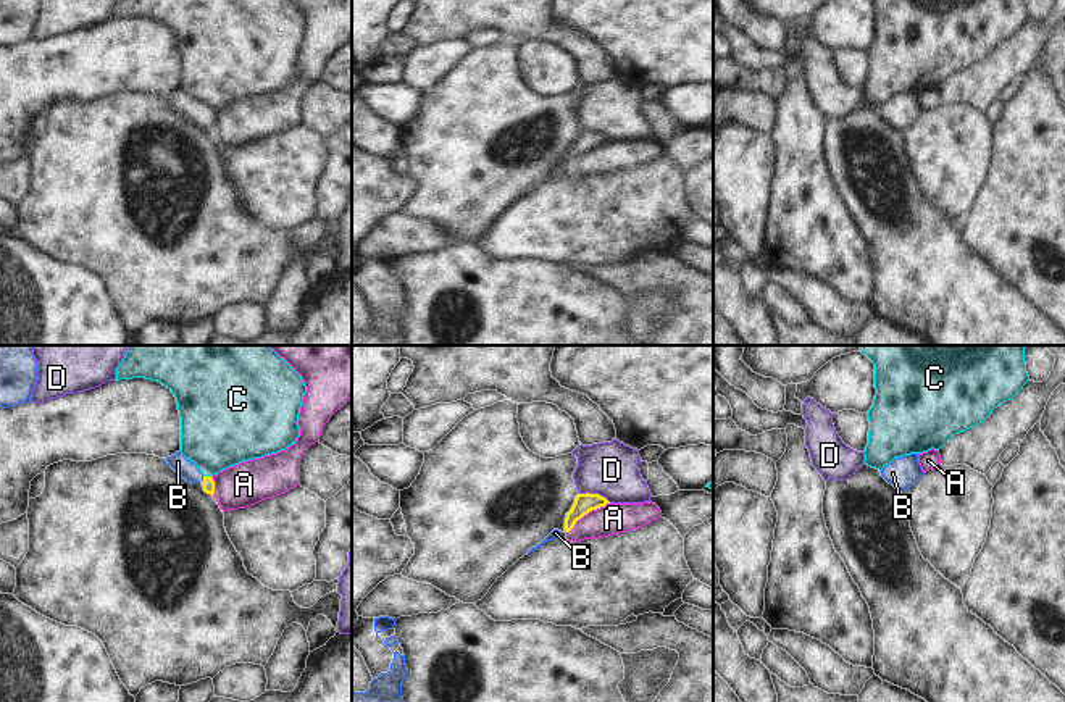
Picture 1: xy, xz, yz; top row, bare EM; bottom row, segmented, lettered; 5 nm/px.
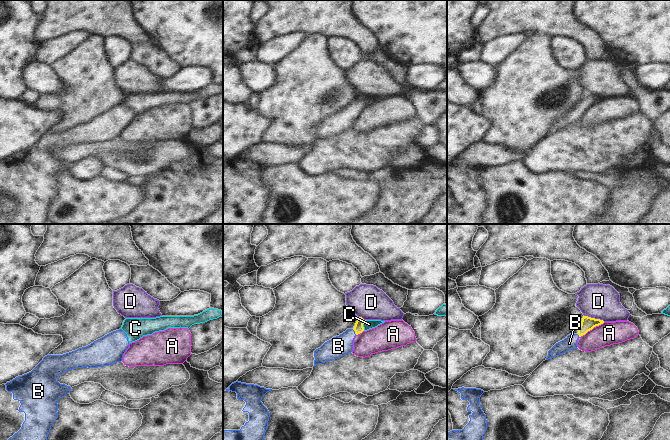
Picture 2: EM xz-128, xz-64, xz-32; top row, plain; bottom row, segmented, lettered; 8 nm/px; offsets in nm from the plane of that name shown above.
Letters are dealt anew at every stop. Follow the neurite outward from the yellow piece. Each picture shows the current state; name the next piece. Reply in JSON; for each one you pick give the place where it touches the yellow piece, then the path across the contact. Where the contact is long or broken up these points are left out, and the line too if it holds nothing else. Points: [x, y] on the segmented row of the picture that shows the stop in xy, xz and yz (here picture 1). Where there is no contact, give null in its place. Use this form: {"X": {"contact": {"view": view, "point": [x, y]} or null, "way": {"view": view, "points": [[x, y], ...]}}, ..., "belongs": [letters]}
{"B": {"contact": {"view": "xy", "point": [204, 480]}, "way": {"view": "xy", "points": [[208, 484], [204, 480], [178, 462]]}}, "belongs": ["B"]}

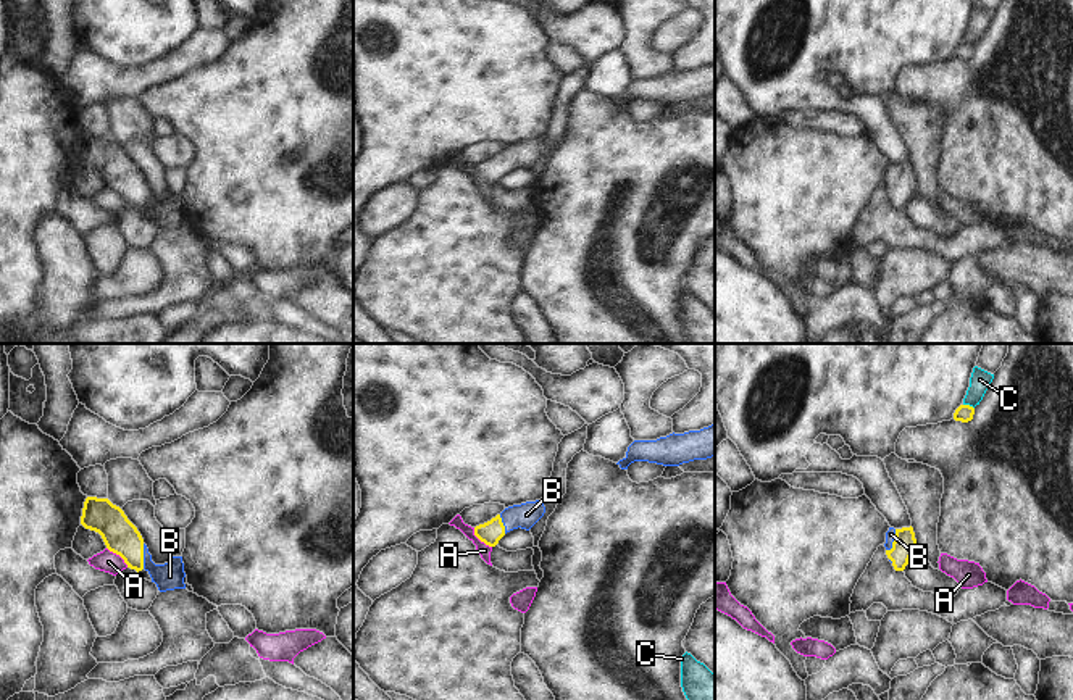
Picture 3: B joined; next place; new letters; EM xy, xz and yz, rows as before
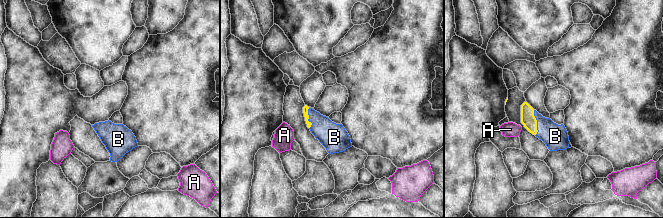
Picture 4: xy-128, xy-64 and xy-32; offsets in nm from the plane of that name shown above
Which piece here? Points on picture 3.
{"B": {"contact": {"view": "xy", "point": [142, 557]}, "way": {"view": "xy", "points": [[120, 536], [142, 557], [155, 571], [168, 576]]}}, "belongs": ["B"]}

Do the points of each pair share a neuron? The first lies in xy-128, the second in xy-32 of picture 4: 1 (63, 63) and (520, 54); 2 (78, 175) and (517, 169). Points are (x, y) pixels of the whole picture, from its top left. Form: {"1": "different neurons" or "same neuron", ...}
{"1": "different neurons", "2": "same neuron"}

